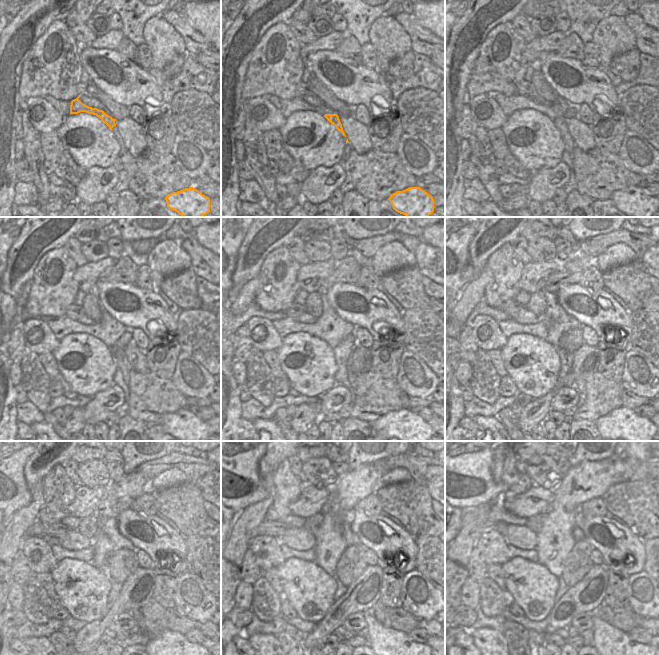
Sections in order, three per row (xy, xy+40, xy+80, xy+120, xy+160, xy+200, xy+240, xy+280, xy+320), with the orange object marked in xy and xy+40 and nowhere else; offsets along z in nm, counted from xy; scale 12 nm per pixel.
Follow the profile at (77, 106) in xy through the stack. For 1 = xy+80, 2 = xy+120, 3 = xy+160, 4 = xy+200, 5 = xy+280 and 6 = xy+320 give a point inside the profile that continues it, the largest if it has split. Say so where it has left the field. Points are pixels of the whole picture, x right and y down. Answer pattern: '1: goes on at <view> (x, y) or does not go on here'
1: goes on at xy+80 (569, 144)
2: goes on at xy+120 (120, 359)
3: goes on at xy+160 (351, 376)
4: goes on at xy+200 (579, 381)
5: goes on at xy+280 (388, 644)
6: goes on at xy+320 (612, 644)

